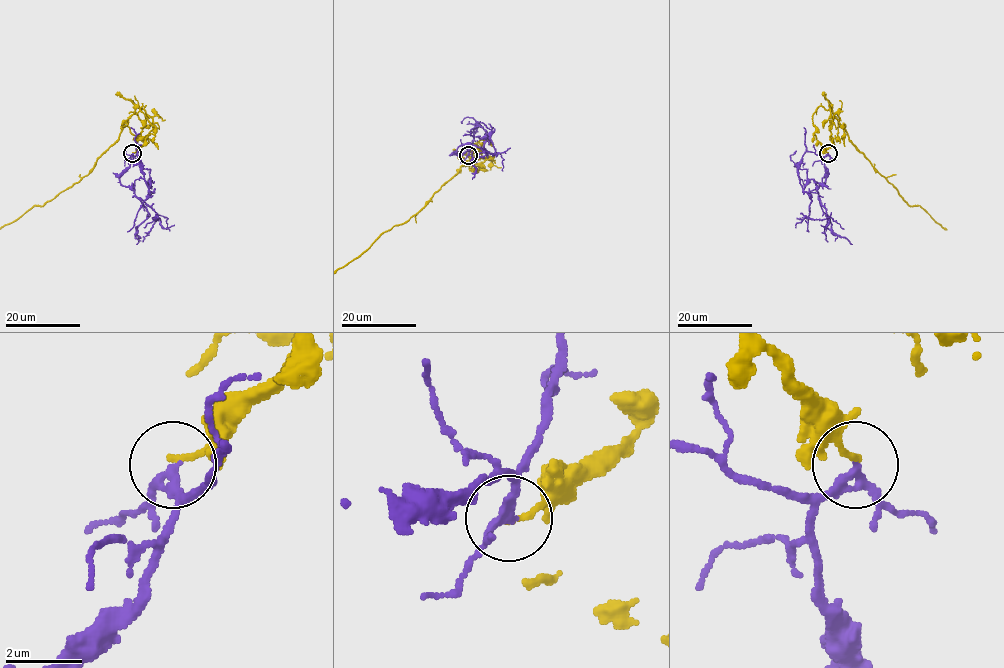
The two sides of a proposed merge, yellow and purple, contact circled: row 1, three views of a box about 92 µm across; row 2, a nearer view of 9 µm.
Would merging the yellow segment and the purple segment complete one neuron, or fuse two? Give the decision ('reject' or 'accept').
reject

